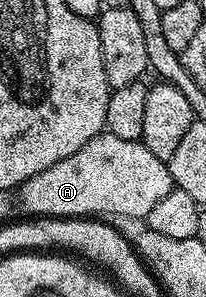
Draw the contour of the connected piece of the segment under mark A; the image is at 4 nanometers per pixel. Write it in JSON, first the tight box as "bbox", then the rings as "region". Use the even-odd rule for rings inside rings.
{"bbox":[16,132,176,220],"region":[[[108,132],[97,134],[80,152],[60,160],[60,164],[52,164],[52,168],[44,168],[40,172],[17,187],[16,202],[23,210],[23,215],[34,218],[84,218],[87,216],[110,216],[115,214],[118,218],[138,218],[145,220],[148,212],[168,196],[168,192],[176,189],[174,178],[170,174],[170,167],[160,160],[160,156],[152,156],[141,140],[120,140],[120,136],[112,136]]]}

